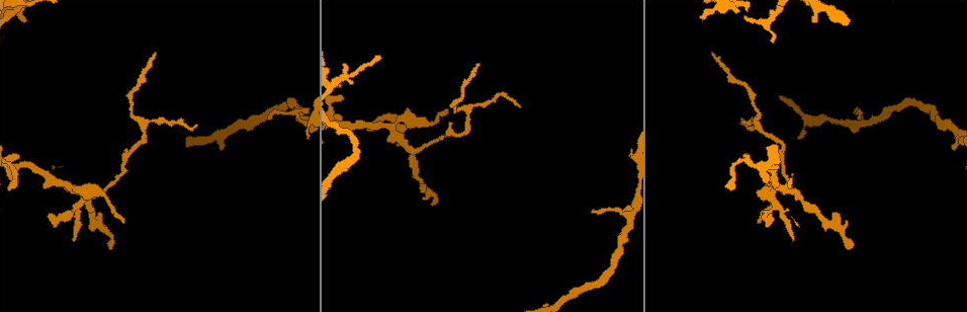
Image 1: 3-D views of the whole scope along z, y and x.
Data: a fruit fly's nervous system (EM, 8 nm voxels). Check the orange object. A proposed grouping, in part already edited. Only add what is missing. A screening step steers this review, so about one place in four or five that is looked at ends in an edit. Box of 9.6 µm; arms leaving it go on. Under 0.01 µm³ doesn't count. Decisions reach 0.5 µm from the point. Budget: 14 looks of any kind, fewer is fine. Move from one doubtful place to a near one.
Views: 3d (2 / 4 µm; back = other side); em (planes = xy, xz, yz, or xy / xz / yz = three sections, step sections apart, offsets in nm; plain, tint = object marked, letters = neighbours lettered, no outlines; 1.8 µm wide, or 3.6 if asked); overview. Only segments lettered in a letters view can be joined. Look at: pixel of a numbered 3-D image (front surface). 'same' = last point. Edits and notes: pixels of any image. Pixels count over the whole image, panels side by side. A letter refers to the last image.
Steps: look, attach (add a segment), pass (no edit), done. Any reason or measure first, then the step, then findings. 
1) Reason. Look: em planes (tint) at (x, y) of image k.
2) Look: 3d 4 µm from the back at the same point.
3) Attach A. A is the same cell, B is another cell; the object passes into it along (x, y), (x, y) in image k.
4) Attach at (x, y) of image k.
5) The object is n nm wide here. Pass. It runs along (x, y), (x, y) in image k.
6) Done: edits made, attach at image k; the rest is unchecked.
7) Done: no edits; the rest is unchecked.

An open end. Look: em planes (letters) at (111, 249) of image 1.

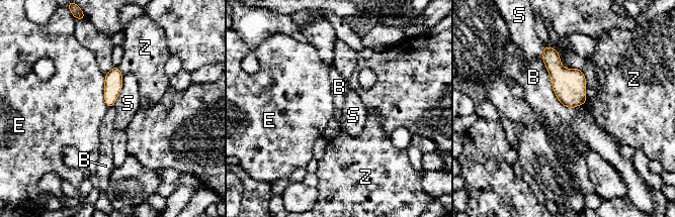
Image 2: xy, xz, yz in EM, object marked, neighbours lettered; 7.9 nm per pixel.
Pass. B, E, S and Z are other cells; a border runs along (542, 60), (555, 96), (573, 108) in image 2; no lettered segment goes on from it.

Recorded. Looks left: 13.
Branch stops here. Look: 3d 4 µm from the back at (742, 154) of image 1.

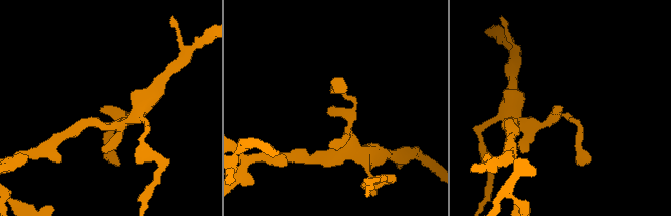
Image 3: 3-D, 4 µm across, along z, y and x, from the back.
Now the EM. Look: em 3.6 µm planes (letters) at (328, 107) of image 3.

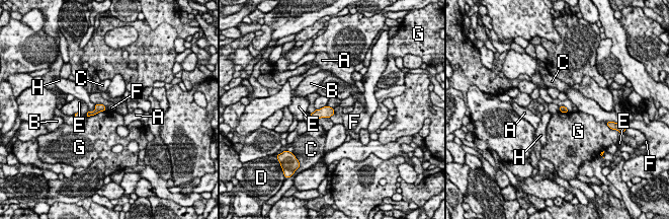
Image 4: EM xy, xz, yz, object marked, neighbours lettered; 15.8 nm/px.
The object is 100 nm wide here. Pass. A, B, C, D, E, F, G and H are other cells; a border runs along (333, 108), (335, 112) in image 4; no lettered segment goes on from it.

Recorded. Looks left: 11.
Three-way junction. Look: em xz step 8 (tint) at (141, 121) of image 1.

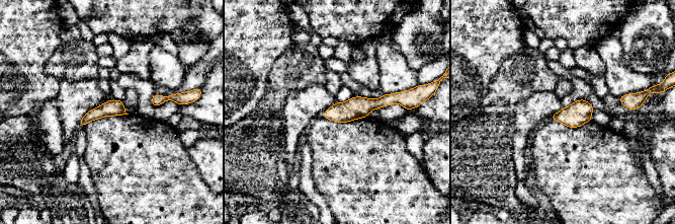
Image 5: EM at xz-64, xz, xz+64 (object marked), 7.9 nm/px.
Look: em planes (letters) at the same point.

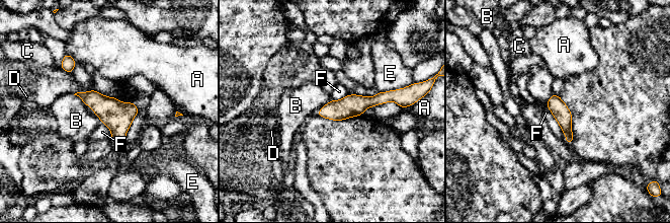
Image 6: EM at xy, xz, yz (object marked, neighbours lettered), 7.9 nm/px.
The object is 140 nm wide here. Pass. A, B, C, D, E and F are other cells; a border runs along (73, 94), (87, 104), (101, 123) in image 6; none of them fits.

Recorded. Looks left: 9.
Thin end. Look: 3d 2 µm from the back at (792, 239) of image 1.

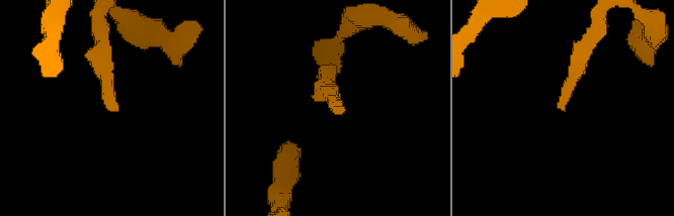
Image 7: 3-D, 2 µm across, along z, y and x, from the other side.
Need the tissue. Look: em planes (letters) at (557, 108) of image 7.

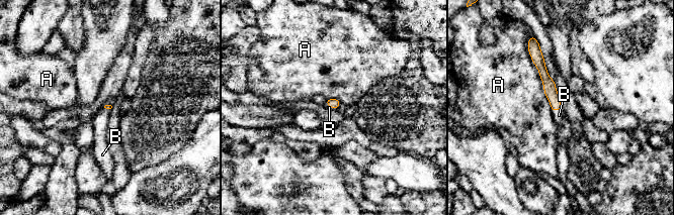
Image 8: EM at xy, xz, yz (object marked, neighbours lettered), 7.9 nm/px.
Attach at (559, 115) of image 8. B is the same cell, A is another cell; the object passes into it along (550, 89), (557, 109), (559, 115) in image 8; it goes on there.

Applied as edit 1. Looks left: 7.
Look: overview.

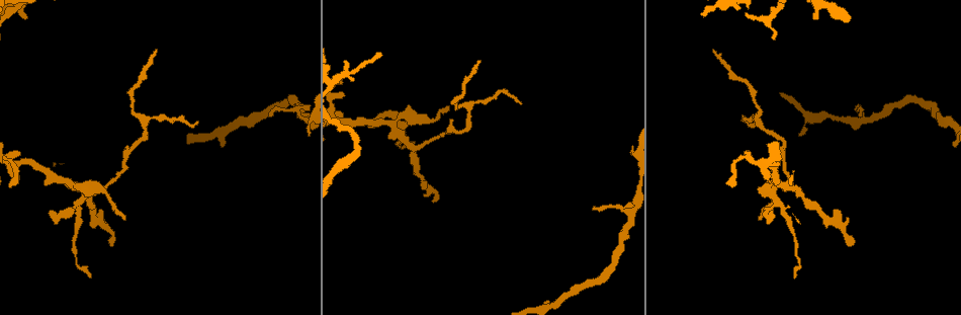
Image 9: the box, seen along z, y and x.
Thin end. Look: em planes (plain) at (859, 116) of image 9.

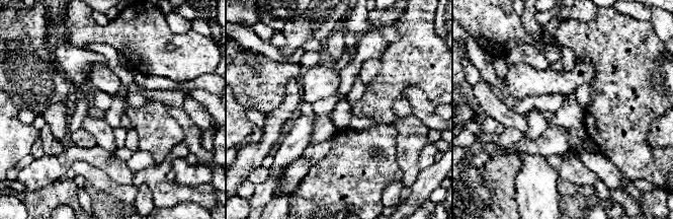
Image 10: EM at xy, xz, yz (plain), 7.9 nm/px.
Look: em planes (letters) at the same point.

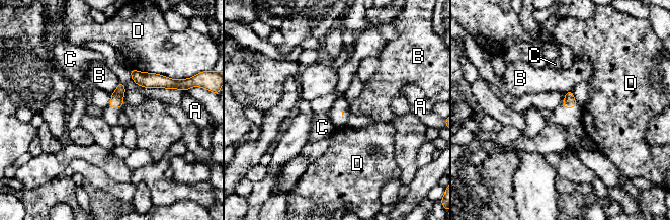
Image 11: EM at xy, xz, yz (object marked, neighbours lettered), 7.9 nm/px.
The longest contact is with D, 360 nm. Pass. A, B, C and D are other cells; none of them fits.

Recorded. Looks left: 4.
Free end. Look: 3d 2 µm at (816, 19) of image 9.

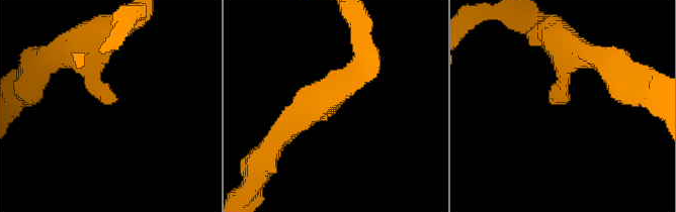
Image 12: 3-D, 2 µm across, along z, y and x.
Look: em planes (letters) at (554, 99) of image 12.

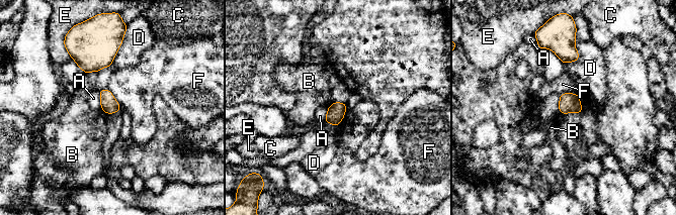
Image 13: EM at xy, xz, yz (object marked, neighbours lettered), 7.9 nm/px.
Pass. A, B, C, D, E and F are other cells; a border runs along (334, 102), (328, 107) in image 13; none of them fits.

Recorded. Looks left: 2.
Done: edits made, attach at image 8; the rest is unchecked.

